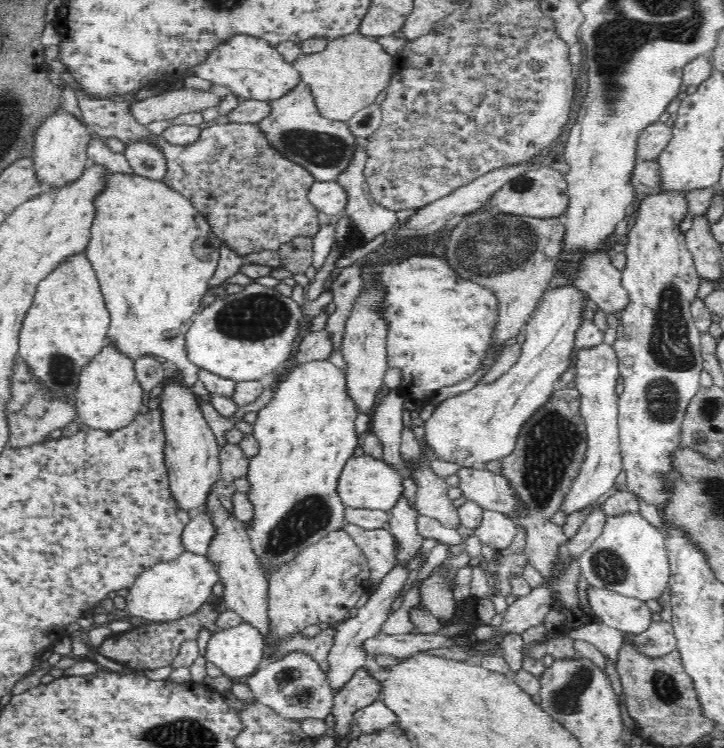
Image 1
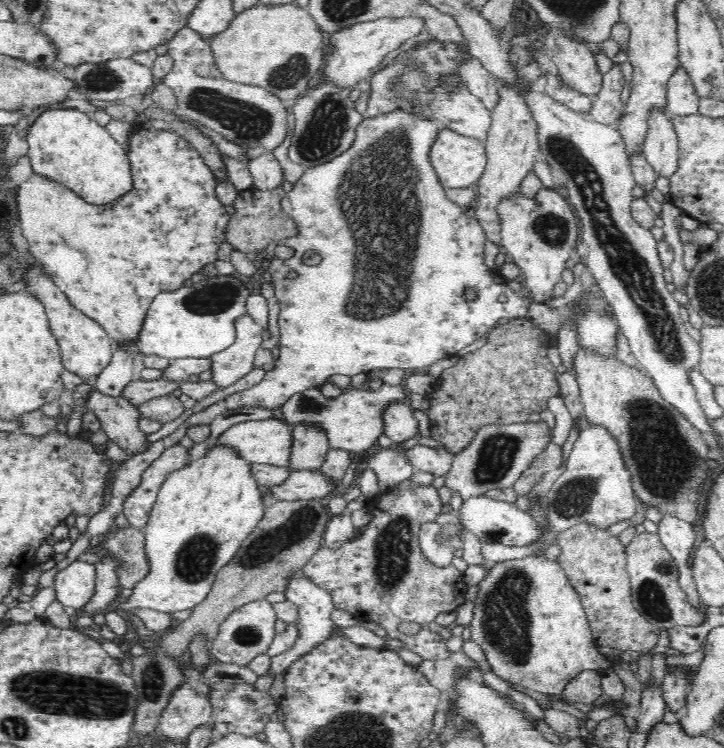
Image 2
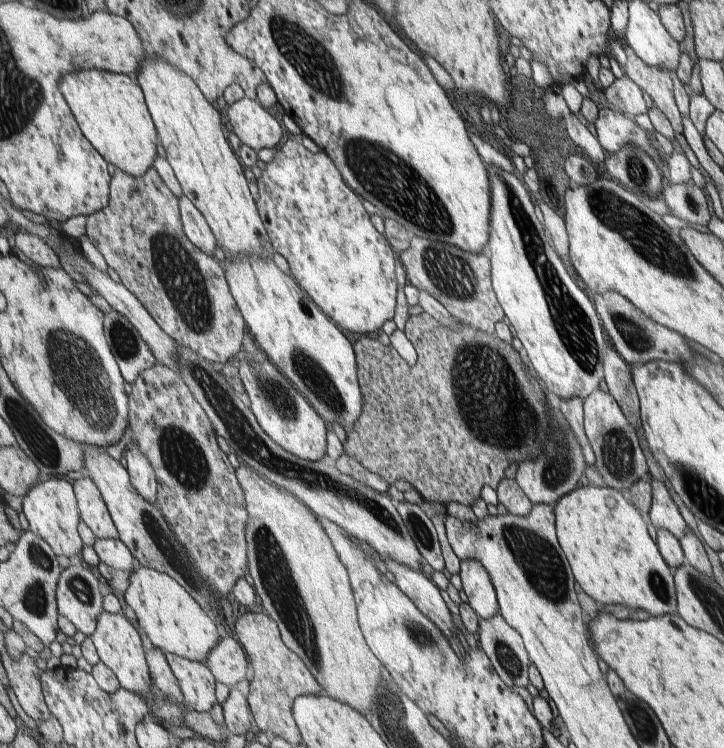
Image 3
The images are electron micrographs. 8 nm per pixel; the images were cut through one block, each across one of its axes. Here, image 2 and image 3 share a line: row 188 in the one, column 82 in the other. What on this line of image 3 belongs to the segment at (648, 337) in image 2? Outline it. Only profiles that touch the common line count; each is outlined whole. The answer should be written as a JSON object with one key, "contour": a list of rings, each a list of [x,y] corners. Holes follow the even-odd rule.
{"contour":[[[82,561],[67,567],[58,582],[58,609],[60,614],[73,622],[79,631],[87,637],[95,634],[98,618],[104,611],[105,582],[98,571],[90,568]]]}

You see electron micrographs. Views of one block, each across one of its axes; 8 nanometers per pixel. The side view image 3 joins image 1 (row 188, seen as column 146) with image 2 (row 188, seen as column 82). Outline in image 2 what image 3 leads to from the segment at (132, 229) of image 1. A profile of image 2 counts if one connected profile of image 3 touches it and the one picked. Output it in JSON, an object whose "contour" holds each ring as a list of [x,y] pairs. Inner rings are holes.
{"contour":[[[45,107],[38,111],[38,113],[34,117],[34,122],[30,124],[30,128],[28,128],[28,134],[26,134],[26,144],[28,144],[28,158],[30,159],[30,164],[32,165],[32,170],[34,170],[34,175],[42,176],[46,179],[50,179],[60,184],[63,184],[65,187],[70,187],[76,194],[80,195],[85,201],[94,204],[102,204],[108,203],[114,198],[118,198],[122,192],[126,192],[128,188],[131,186],[130,179],[130,165],[128,165],[128,159],[126,159],[125,149],[122,145],[118,144],[115,139],[109,134],[106,128],[102,128],[100,124],[97,124],[91,114],[84,114],[84,112],[80,112],[80,110],[72,110],[68,108],[56,108],[56,110]]]}

